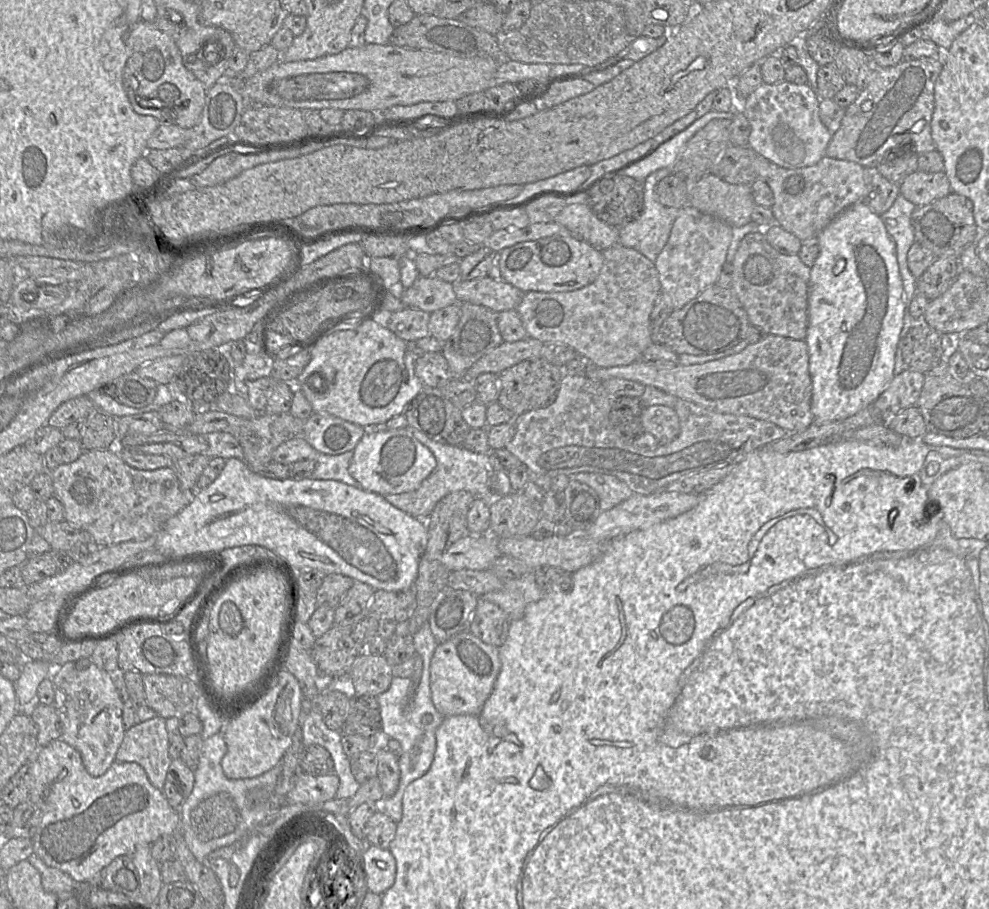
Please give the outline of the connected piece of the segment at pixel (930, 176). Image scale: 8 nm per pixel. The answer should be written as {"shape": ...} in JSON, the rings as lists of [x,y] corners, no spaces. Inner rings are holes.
{"shape":[[[917,170],[900,183],[901,194],[917,207],[922,207],[943,198],[952,192],[944,171],[929,173]]]}

